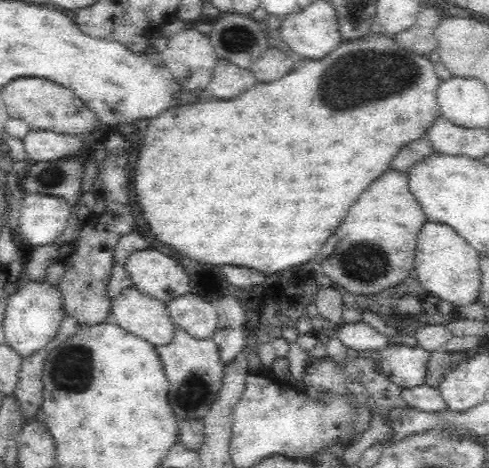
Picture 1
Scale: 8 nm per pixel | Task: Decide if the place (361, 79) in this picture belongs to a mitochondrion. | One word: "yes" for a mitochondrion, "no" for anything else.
yes

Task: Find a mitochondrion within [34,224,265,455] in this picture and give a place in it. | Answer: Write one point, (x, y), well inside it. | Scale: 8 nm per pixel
(70, 369)

